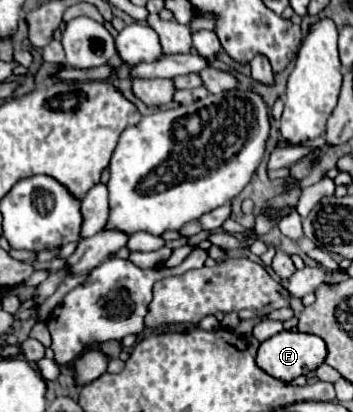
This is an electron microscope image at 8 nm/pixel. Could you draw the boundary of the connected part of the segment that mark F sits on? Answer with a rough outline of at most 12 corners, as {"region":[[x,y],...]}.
{"region":[[280,331],[260,343],[258,367],[280,381],[318,369],[324,339]]}

